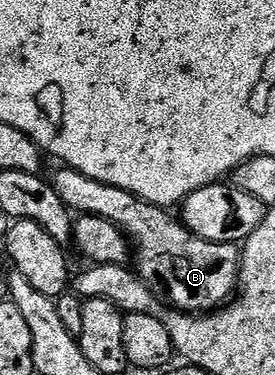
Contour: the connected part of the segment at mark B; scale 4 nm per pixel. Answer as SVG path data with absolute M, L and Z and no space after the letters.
M60 167L50 184L73 214L101 217L117 225L134 246L135 272L143 281L157 281L168 292L167 300L175 308L197 315L210 313L237 292L242 253L236 245L202 239L190 232L183 220L175 221L167 208L146 203L130 191L90 179L76 169Z

